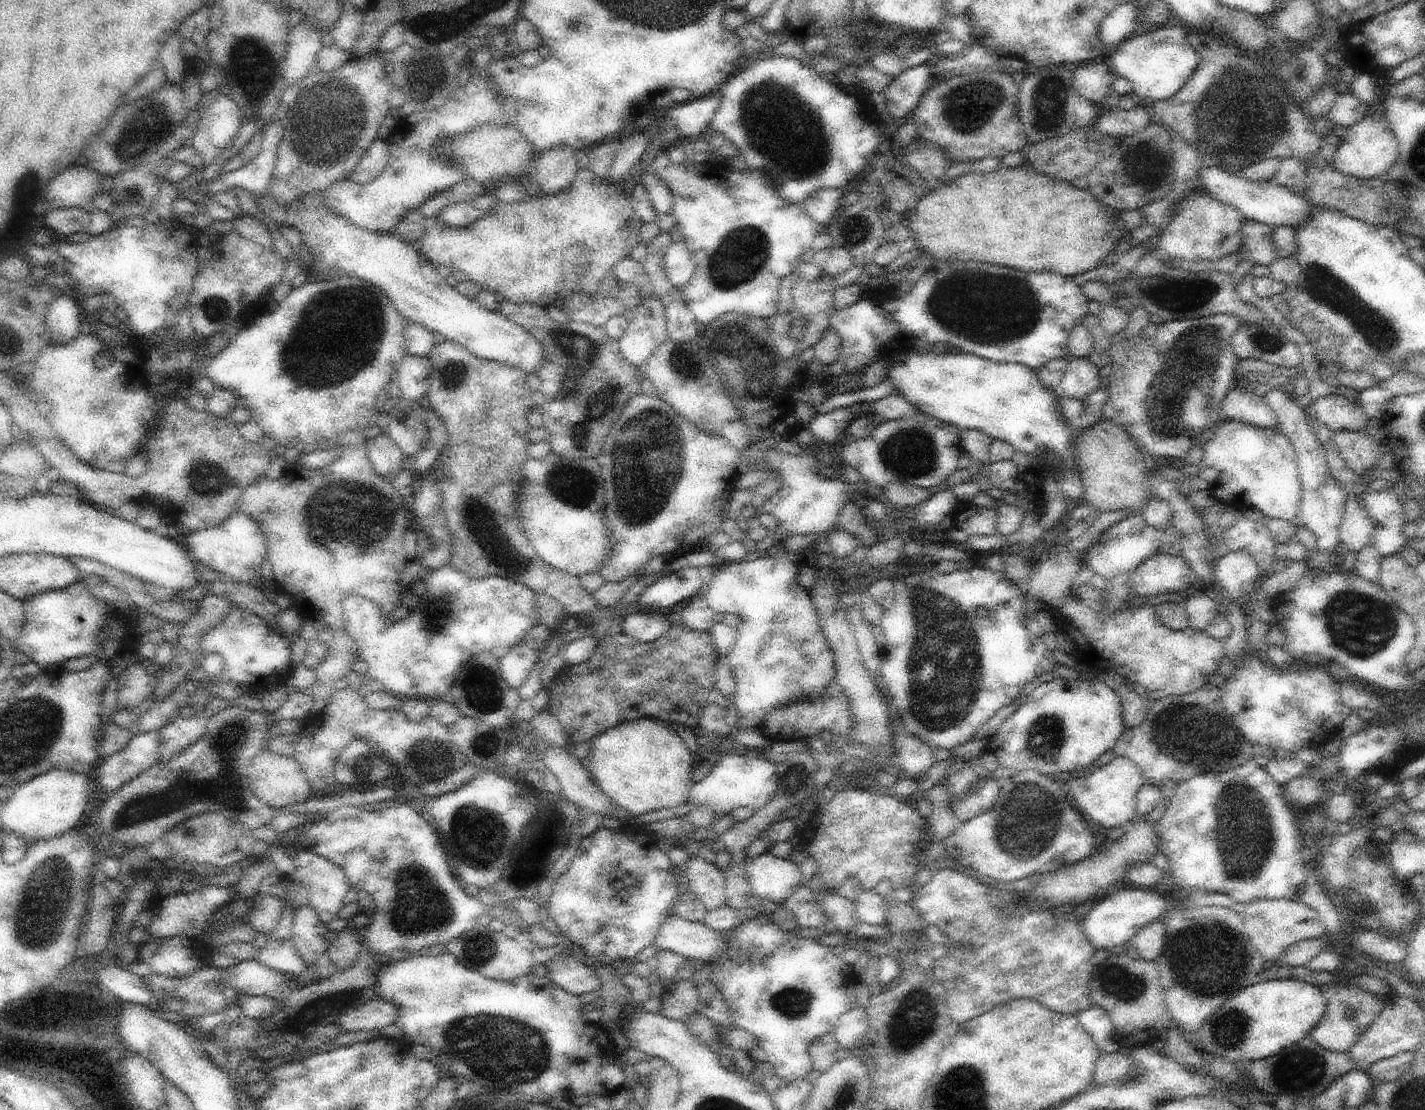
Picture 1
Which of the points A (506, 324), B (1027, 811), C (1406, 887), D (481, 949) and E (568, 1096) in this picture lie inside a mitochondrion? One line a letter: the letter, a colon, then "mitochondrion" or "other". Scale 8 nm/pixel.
A: other
B: mitochondrion
C: other
D: mitochondrion
E: other

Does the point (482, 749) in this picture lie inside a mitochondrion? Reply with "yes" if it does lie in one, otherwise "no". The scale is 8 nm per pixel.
no

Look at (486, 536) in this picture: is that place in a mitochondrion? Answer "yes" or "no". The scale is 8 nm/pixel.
yes

